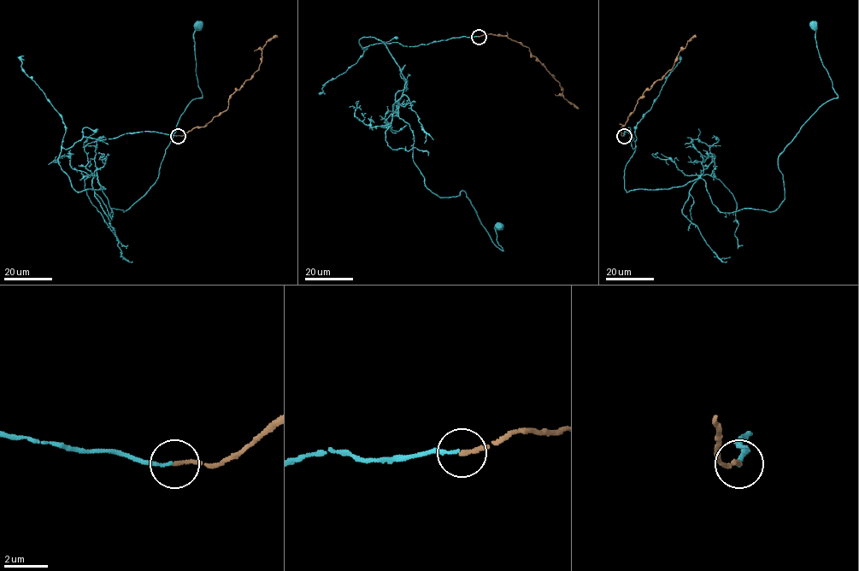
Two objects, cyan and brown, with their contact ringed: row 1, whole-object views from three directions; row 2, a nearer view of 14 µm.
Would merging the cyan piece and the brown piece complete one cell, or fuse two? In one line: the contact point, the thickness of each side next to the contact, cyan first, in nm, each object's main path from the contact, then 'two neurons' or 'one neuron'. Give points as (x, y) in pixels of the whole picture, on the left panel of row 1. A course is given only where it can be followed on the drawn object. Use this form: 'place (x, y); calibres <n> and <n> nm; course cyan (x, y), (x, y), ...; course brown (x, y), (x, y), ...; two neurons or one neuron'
place (178, 136); calibres 140 and 160 nm; course cyan (177, 136), (83, 137), (58, 162), (76, 191), (97, 178), (113, 213), (139, 199), (202, 96), (198, 25); course brown (177, 136), (196, 127), (204, 126), (226, 110), (231, 95), (258, 69), (261, 49), (266, 43), (278, 37); one neuron

